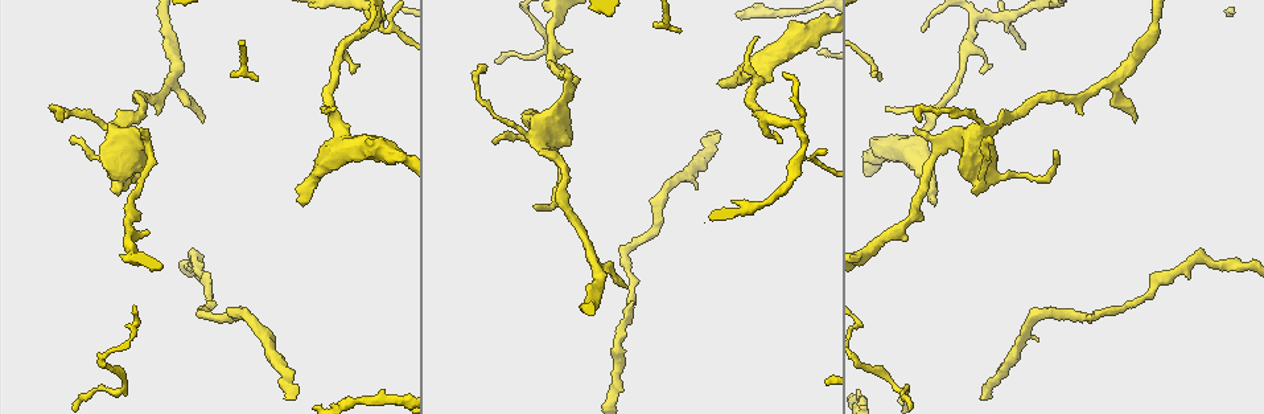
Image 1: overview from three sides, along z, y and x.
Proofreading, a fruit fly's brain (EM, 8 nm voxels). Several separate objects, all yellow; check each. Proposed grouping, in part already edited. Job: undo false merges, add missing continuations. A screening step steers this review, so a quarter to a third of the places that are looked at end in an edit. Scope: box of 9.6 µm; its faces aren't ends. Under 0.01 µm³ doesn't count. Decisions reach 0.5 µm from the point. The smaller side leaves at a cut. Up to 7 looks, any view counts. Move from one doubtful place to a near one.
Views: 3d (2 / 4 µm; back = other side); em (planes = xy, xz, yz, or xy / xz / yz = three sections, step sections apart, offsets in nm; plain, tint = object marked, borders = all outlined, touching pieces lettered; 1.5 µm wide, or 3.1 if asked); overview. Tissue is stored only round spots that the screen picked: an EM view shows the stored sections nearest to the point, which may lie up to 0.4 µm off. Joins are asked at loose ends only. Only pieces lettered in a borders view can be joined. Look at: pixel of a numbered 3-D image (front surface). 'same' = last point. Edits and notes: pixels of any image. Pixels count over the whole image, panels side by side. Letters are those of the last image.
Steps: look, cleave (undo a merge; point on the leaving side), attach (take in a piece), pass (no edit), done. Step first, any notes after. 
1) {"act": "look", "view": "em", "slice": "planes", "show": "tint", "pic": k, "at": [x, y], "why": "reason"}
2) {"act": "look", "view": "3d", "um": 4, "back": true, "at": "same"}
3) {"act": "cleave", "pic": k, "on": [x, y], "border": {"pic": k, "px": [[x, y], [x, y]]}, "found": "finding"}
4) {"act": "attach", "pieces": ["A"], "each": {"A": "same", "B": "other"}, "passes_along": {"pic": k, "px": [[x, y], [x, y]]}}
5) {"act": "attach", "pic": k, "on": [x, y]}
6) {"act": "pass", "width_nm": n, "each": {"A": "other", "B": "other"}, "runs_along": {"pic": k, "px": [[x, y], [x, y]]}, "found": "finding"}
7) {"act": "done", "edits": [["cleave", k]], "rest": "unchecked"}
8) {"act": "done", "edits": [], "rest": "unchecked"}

{"act": "look", "view": "3d", "um": 2, "pic": 1, "at": [897, 387], "why": "abrupt turn"}

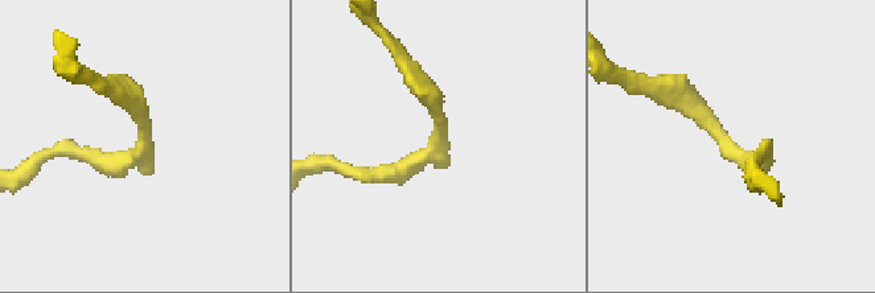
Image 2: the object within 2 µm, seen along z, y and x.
{"act": "look", "view": "em", "slice": "xy", "step": 8, "show": "borders", "pic": 2, "at": [434, 146], "why": "need the tissue"}

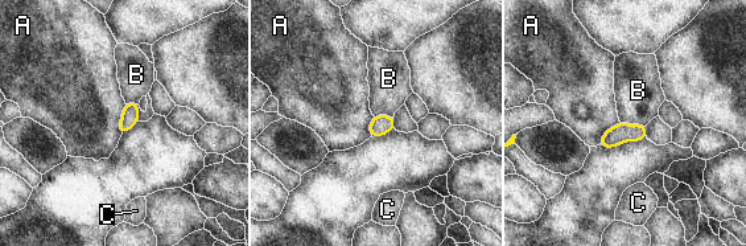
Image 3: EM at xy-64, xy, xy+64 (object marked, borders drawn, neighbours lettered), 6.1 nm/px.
{"act": "look", "view": "em", "slice": "yz", "step": 4, "show": "borders", "at": "same", "why": "cut it another way"}

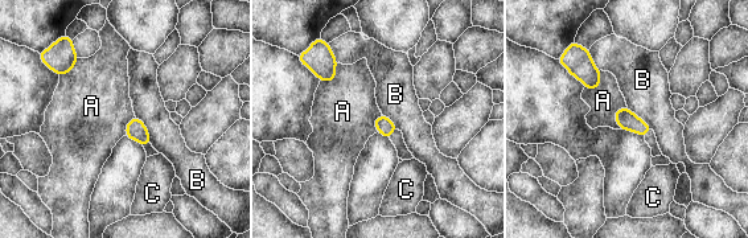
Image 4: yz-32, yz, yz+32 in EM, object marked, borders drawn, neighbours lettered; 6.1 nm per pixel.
{"act": "pass", "each": {"A": "other", "B": "other", "C": "other"}, "border": {"pic": 4, "px": [[136, 117], [144, 124], [151, 143]]}, "found": "all the same neuron"}

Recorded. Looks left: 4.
{"act": "look", "view": "3d", "um": 2, "pic": 1, "at": [916, 126]}

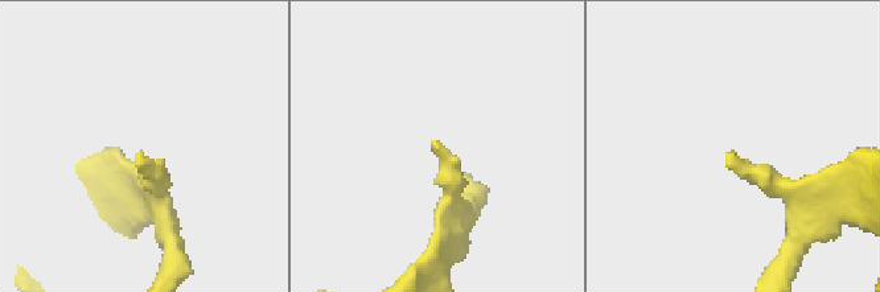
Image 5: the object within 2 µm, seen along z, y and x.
{"act": "look", "view": "em", "slice": "planes", "show": "borders", "pic": 5, "at": [728, 160]}

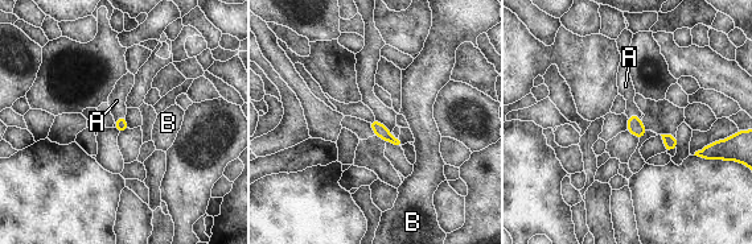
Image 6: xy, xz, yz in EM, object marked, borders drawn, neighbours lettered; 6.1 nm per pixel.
{"act": "attach", "pieces": ["A"], "each": {"A": "same", "B": "other"}, "found": "it goes on there"}

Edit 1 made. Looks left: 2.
{"act": "done", "edits": [["attach", 6]], "rest": "unchecked"}

